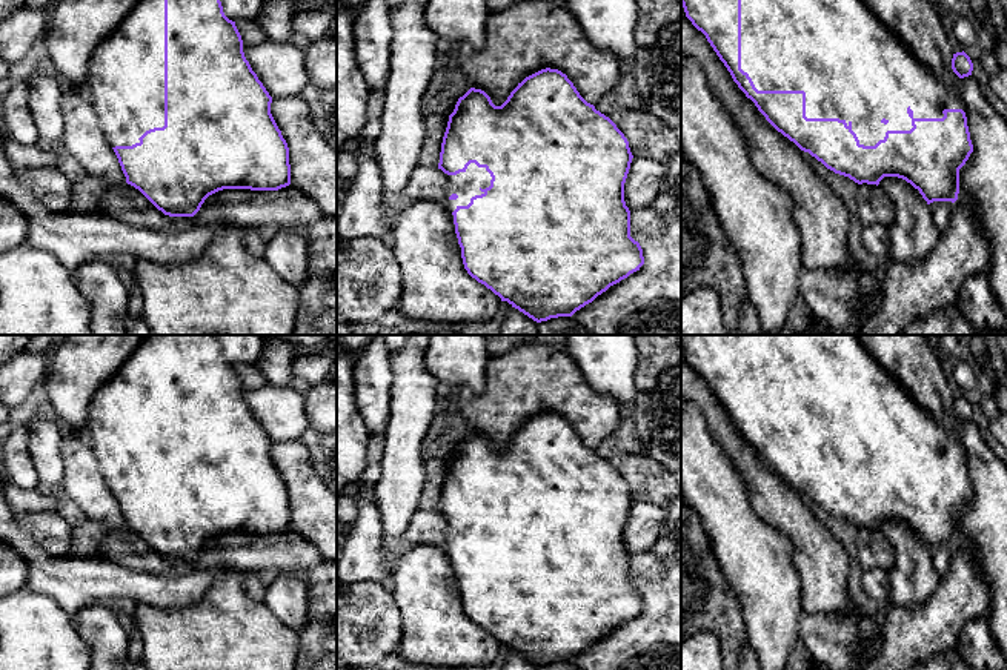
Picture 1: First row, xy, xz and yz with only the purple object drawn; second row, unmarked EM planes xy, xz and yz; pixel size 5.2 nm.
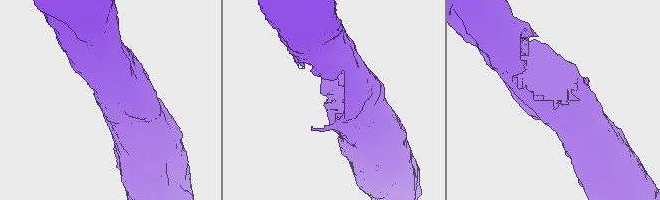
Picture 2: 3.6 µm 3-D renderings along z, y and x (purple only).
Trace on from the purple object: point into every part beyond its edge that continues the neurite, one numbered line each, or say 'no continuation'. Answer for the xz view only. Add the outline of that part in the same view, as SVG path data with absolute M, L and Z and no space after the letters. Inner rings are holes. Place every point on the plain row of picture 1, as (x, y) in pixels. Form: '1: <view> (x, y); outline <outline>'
1: xz (466, 529); outline M470 507L464 516L457 519L446 518L446 541L443 550L452 566L452 556L458 550L467 550L472 541L484 538L483 535L490 530L490 524L492 521L486 512L478 512L475 507Z

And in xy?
1: xy (125, 429); outline M146 335L118 372L97 389L88 410L86 438L111 492L132 490L146 475L165 470L165 335Z

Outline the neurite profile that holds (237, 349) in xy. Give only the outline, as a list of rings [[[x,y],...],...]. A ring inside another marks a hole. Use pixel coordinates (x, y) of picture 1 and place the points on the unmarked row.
[[[214,335],[221,346],[224,360],[232,364],[255,363],[263,350],[264,335]]]

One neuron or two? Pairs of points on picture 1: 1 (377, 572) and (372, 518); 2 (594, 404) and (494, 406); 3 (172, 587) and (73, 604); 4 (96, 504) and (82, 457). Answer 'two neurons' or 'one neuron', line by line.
1: one neuron
2: one neuron
3: one neuron
4: one neuron

